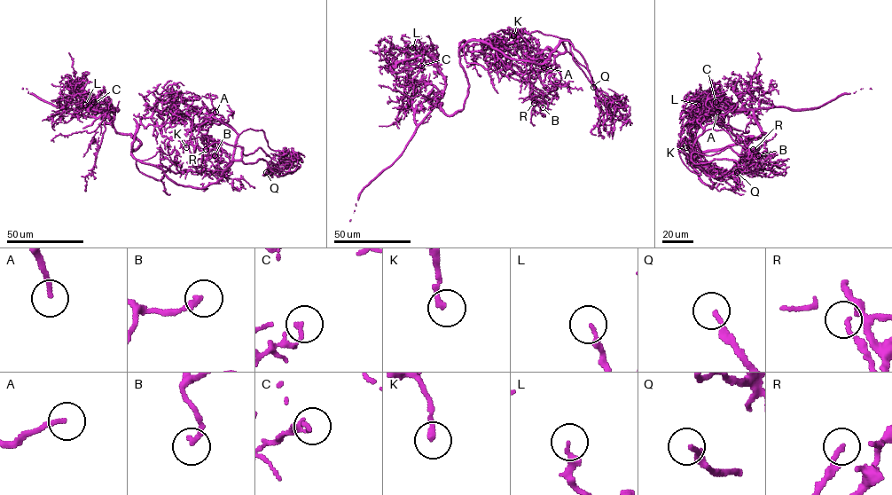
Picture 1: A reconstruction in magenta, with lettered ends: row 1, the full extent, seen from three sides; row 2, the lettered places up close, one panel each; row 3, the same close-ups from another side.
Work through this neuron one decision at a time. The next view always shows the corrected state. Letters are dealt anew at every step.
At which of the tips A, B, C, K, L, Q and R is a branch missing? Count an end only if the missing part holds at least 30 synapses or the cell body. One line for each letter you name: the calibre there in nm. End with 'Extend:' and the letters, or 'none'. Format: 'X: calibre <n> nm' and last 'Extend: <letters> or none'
A: calibre 170 nm
C: calibre 120 nm
L: calibre 170 nm
Extend: A, C, L

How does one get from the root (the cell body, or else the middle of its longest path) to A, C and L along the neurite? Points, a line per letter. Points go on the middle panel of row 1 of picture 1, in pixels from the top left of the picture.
A: (471, 41), (485, 41), (509, 57), (541, 64), (560, 41), (563, 52), (547, 47), (535, 56), (543, 67)
C: (471, 41), (459, 54), (467, 97), (451, 114), (441, 109), (444, 76), (433, 65), (421, 66)
L: (471, 41), (459, 54), (467, 97), (449, 115), (441, 109), (445, 79), (436, 61), (416, 55), (412, 48)

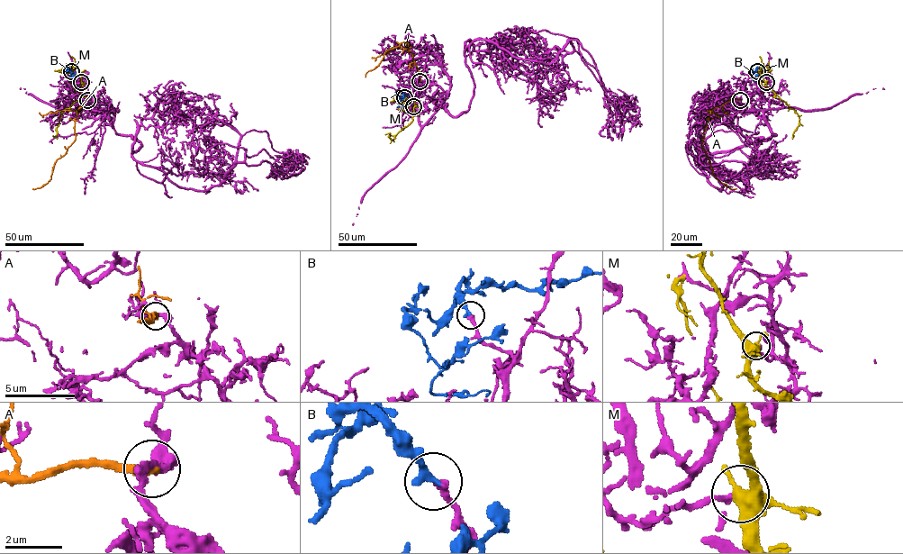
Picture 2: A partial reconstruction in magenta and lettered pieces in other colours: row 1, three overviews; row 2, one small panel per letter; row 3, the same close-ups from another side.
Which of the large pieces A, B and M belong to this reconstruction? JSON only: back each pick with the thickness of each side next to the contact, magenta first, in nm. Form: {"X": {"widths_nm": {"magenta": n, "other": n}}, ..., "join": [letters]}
{"join": []}

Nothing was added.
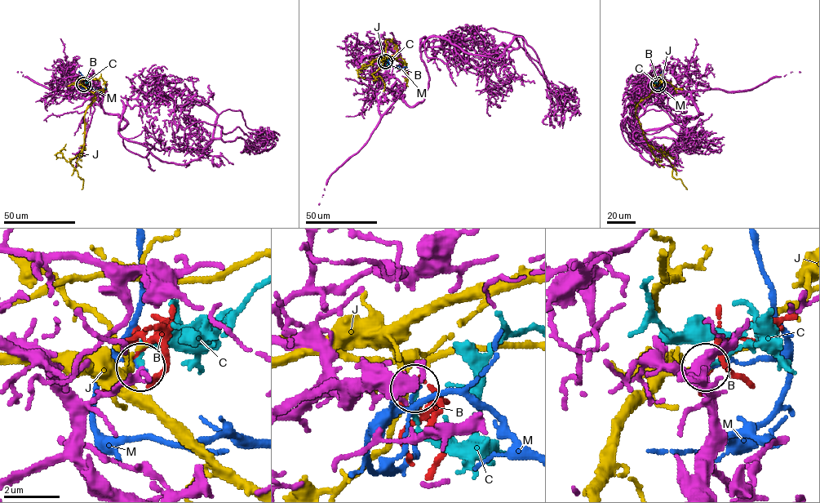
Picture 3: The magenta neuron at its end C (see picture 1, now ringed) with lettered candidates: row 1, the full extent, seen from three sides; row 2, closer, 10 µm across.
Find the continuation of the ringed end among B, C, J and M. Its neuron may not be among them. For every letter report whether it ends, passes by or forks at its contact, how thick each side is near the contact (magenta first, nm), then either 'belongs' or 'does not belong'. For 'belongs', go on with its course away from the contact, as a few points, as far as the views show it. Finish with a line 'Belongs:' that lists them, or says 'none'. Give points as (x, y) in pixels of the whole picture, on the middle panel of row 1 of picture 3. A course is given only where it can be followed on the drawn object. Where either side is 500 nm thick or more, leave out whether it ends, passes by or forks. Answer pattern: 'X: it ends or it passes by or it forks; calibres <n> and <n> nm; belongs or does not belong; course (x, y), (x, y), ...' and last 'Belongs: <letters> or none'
B: it ends; calibres 180 and 170 nm; does not belong
C: it ends; calibres 170 and 150 nm; belongs
J: it forks; calibres 170 and 160 nm; does not belong
M: it ends; calibres 150 and 100 nm; does not belong
Belongs: C

